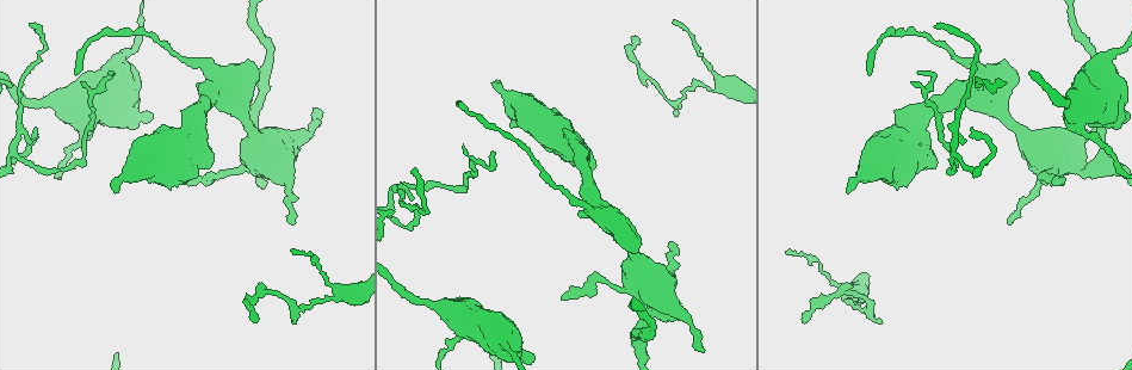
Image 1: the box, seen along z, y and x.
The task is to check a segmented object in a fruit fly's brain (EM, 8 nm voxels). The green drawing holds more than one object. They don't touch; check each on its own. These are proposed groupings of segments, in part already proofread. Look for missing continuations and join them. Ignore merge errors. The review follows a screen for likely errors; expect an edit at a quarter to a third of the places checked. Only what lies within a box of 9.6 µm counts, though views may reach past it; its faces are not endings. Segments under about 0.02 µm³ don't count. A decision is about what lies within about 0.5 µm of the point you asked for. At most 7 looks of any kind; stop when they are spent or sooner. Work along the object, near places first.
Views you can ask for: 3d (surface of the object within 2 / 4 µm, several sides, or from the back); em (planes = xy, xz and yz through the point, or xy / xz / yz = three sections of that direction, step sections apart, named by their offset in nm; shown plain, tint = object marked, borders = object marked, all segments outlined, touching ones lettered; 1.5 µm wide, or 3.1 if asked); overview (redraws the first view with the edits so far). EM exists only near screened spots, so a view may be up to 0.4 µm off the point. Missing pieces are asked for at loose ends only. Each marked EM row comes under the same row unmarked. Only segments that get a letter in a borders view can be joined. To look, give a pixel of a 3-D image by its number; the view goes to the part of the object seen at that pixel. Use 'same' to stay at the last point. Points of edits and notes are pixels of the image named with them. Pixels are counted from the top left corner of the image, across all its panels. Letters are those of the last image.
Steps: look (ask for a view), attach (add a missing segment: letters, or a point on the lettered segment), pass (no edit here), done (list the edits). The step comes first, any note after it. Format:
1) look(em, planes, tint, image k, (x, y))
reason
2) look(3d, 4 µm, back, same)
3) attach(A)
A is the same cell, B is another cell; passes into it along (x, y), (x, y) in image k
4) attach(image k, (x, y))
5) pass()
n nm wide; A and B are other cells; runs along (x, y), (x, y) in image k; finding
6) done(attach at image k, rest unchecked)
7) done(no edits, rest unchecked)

look(3d, 2 µm, image 1, (322, 112))
free end

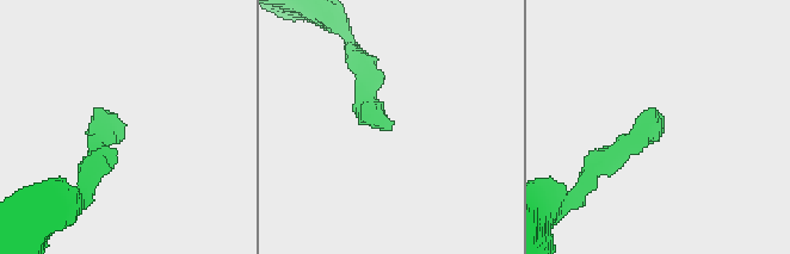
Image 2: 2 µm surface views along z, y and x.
look(em, xy, step 4, borders, image 2, (389, 129))

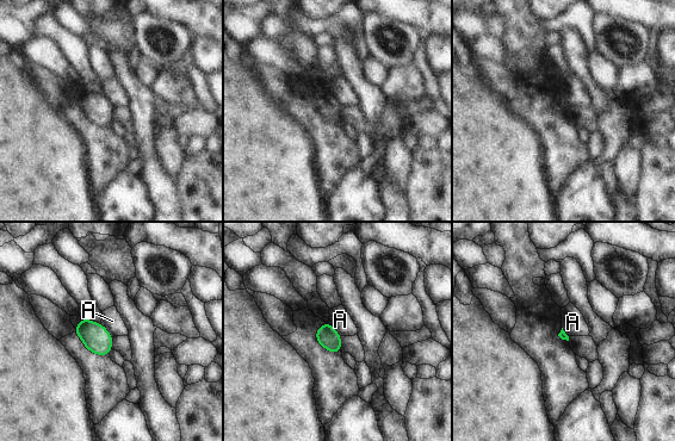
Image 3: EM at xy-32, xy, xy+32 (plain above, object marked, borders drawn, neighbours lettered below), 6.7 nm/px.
pass()
A touches over 140 nm; A is another cell; border along (328, 321), (341, 335) in image 3; no lettered segment goes on from it

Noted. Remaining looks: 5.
look(em, planes, borders, image 1, (492, 151))
tapers out

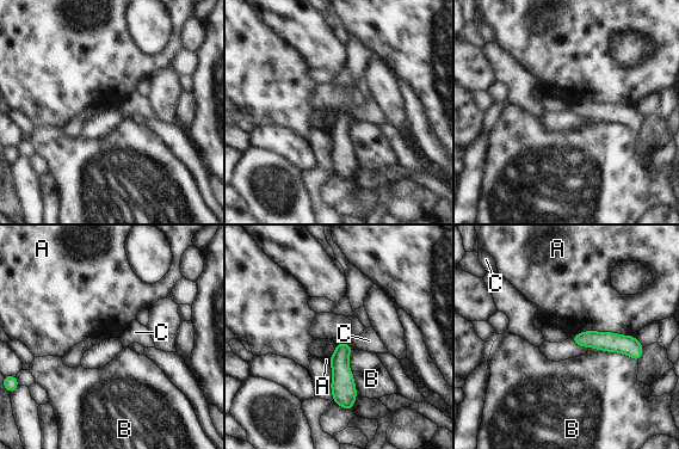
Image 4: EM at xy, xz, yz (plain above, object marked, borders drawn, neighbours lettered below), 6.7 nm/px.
pass()
A touches over 440 nm; A, B and C are other cells; runs along (575, 338), (627, 344), (639, 352) in image 4; none of them fits

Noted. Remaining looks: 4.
look(em, planes, borders, image 1, (803, 321))
branch stops here

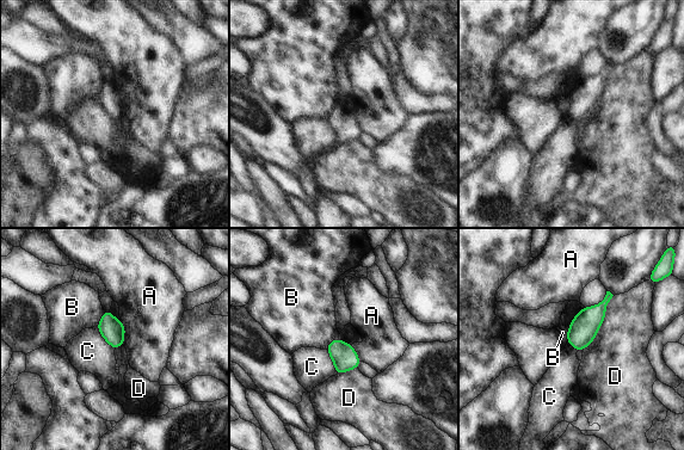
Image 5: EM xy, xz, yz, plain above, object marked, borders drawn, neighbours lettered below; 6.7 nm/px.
pass()
A, B, C and D are other cells; none of them fits

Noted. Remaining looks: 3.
done(no edits, rest unchecked)

